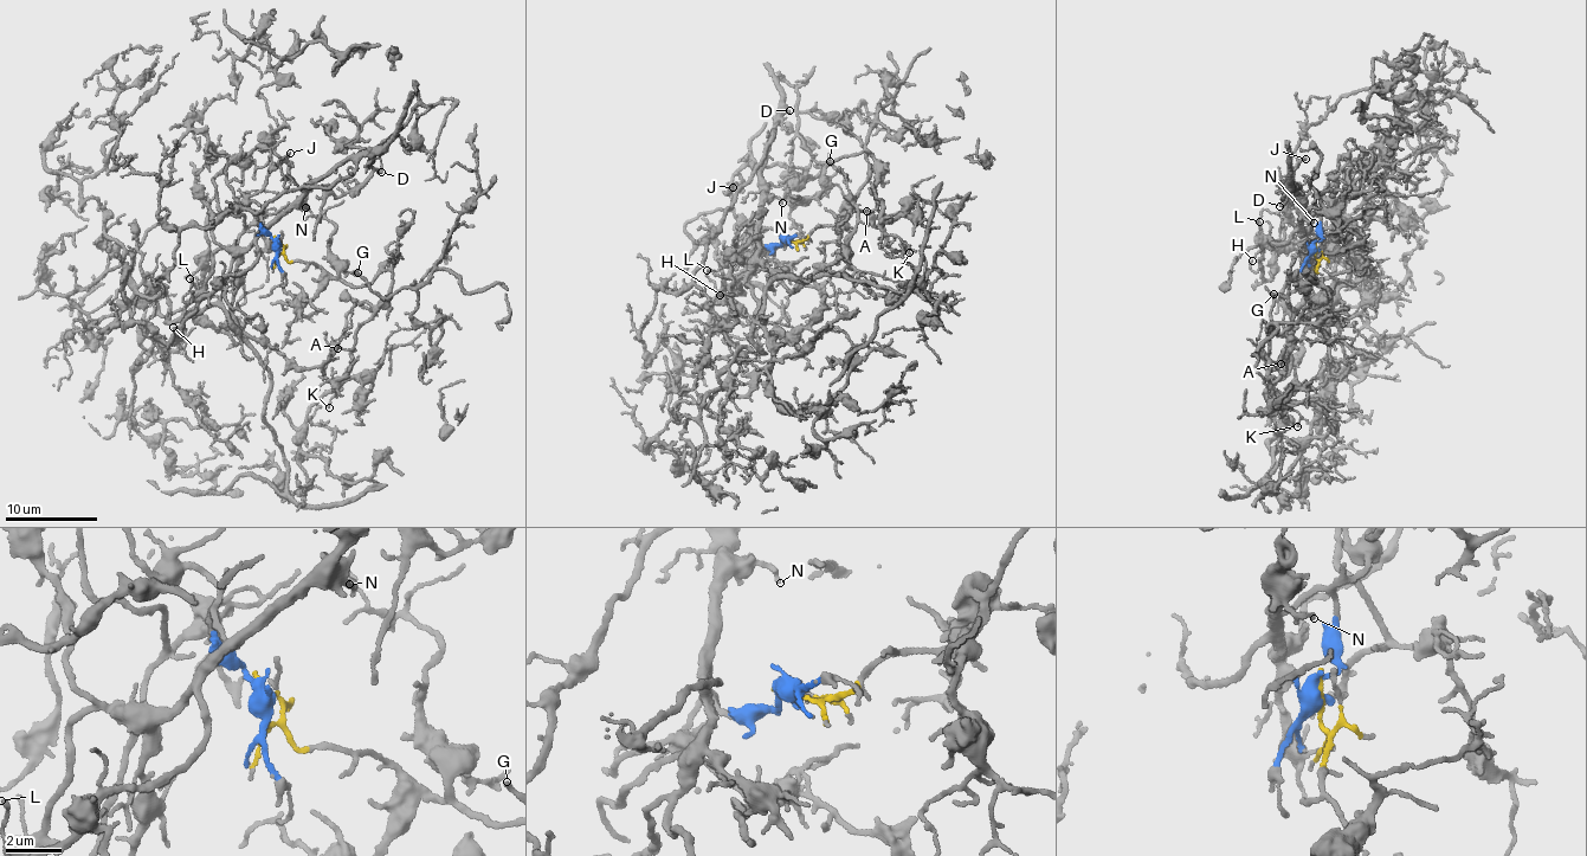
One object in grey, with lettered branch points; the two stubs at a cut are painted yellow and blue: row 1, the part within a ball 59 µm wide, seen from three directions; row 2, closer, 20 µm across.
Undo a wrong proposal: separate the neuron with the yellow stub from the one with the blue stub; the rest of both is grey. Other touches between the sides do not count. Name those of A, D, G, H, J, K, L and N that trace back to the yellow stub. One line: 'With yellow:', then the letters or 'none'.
With yellow: A, G, K

